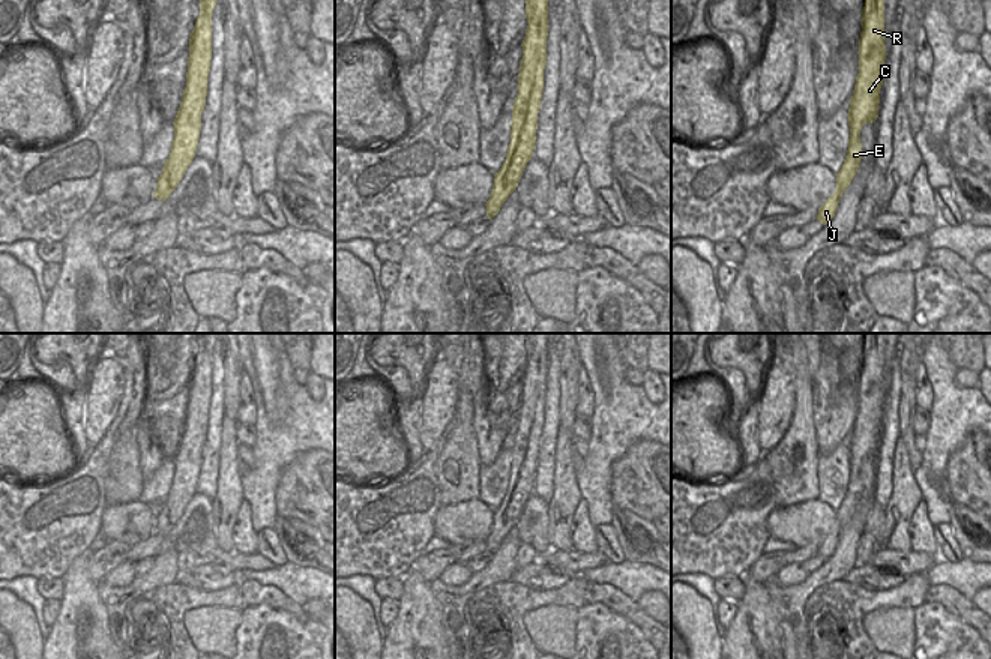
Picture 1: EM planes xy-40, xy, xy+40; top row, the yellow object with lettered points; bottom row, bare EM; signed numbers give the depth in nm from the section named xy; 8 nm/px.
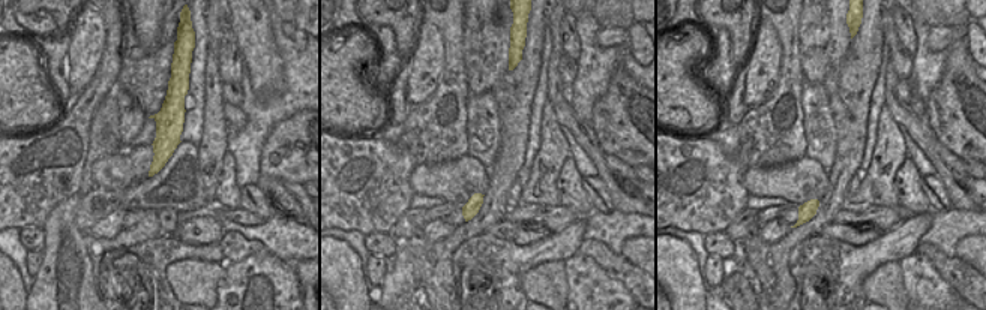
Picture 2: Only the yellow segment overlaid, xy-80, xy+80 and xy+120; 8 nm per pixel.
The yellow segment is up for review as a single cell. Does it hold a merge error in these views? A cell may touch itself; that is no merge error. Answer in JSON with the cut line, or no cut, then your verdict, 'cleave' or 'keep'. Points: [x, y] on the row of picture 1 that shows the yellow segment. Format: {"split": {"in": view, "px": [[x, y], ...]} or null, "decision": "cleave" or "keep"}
{"split": null, "decision": "keep"}

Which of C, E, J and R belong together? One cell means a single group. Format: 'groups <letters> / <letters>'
groups C E J R

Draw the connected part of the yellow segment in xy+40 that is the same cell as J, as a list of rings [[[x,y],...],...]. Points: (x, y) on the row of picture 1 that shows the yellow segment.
[[[865,0],[862,9],[862,33],[859,39],[859,74],[848,110],[848,150],[836,174],[836,189],[818,209],[817,219],[826,225],[836,213],[844,191],[851,183],[862,159],[860,129],[878,117],[880,89],[883,86],[884,0]]]

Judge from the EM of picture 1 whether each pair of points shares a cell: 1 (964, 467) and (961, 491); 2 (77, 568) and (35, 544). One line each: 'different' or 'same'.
1: same
2: different

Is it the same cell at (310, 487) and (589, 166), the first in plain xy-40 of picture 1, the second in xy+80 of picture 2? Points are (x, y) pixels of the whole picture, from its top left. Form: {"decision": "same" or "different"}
{"decision": "different"}

